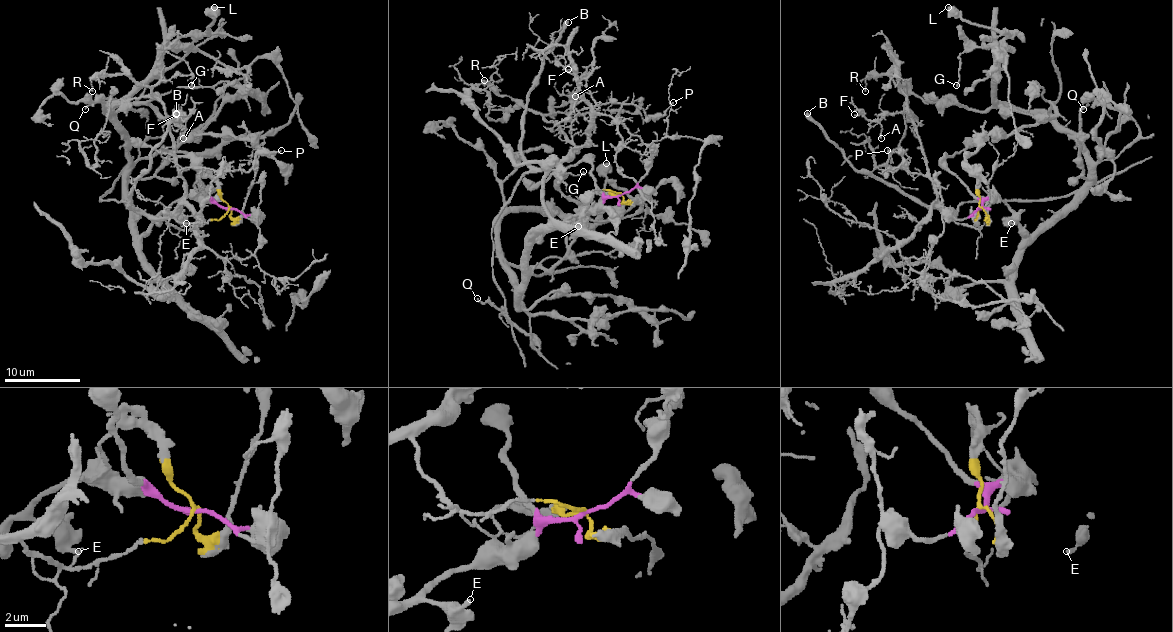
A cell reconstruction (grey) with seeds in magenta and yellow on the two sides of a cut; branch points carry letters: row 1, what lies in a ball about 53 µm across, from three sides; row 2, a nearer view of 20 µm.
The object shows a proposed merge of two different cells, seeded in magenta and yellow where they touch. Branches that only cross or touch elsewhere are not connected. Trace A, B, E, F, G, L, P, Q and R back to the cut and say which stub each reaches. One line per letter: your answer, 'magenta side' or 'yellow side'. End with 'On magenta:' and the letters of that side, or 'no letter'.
A: yellow side
B: yellow side
E: magenta side
F: yellow side
G: magenta side
L: magenta side
P: yellow side
Q: magenta side
R: yellow side
On magenta: E, G, L, Q

